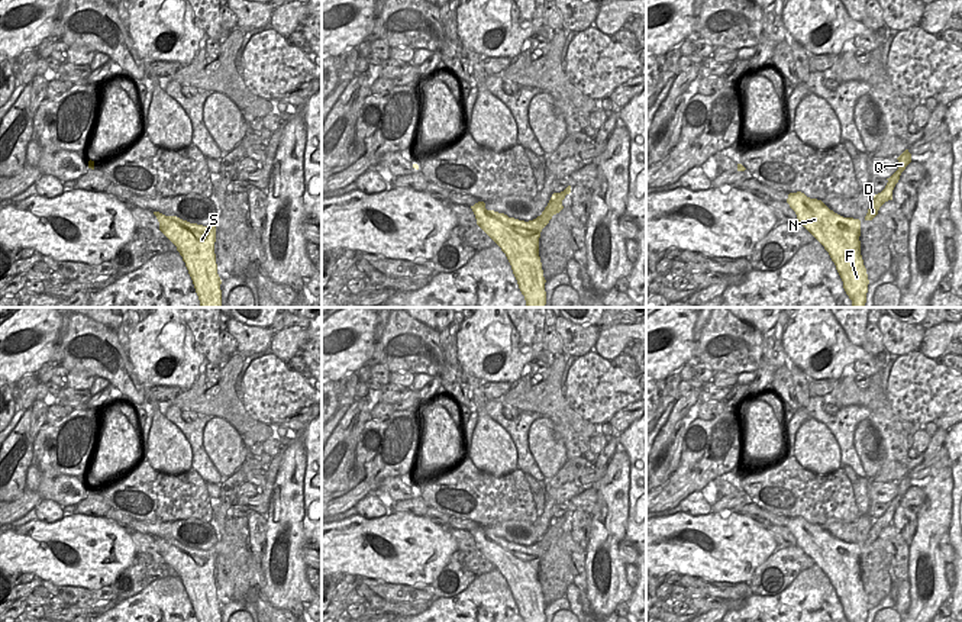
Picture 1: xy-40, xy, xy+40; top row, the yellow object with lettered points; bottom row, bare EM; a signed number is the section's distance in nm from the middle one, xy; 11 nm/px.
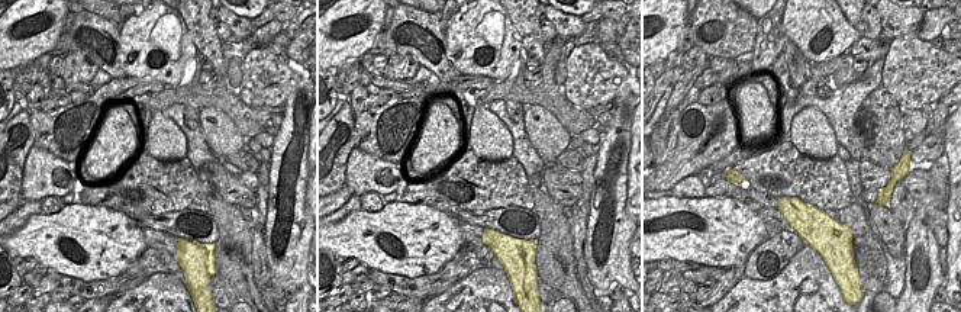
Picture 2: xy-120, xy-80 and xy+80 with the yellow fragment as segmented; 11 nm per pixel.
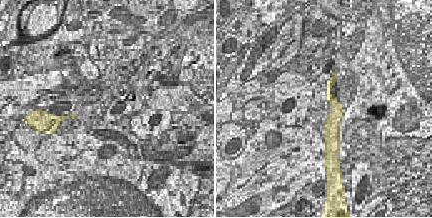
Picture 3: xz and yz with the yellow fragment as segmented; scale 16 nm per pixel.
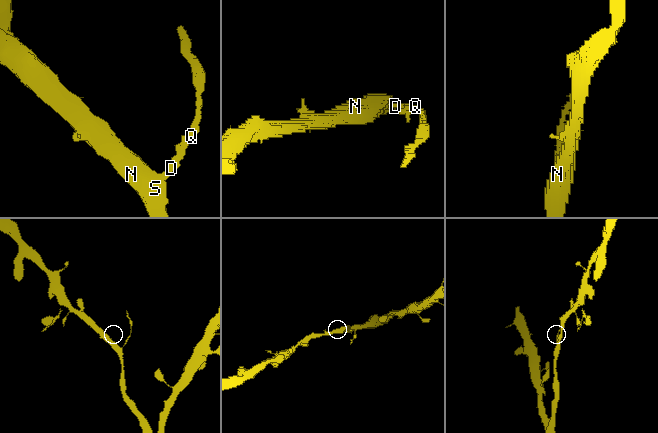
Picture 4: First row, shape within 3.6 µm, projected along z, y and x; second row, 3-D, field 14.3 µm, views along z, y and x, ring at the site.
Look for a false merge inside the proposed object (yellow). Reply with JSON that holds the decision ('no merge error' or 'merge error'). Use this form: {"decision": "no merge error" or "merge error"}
{"decision": "merge error"}

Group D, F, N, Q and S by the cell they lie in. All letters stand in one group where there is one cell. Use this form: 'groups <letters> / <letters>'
groups D Q / F N S

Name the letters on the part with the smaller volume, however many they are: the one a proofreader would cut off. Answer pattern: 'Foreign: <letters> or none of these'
Foreign: D, Q

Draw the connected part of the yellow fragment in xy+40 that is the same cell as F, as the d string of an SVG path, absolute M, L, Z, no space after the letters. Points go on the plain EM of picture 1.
M790 518L787 528L797 545L824 571L849 622L866 622L868 599L861 580L861 545L843 542L821 525L804 518Z

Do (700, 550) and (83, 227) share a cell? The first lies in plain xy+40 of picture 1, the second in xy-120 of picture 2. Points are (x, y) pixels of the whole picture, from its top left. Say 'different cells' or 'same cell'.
same cell

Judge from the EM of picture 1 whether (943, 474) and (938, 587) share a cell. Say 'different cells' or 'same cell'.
same cell

